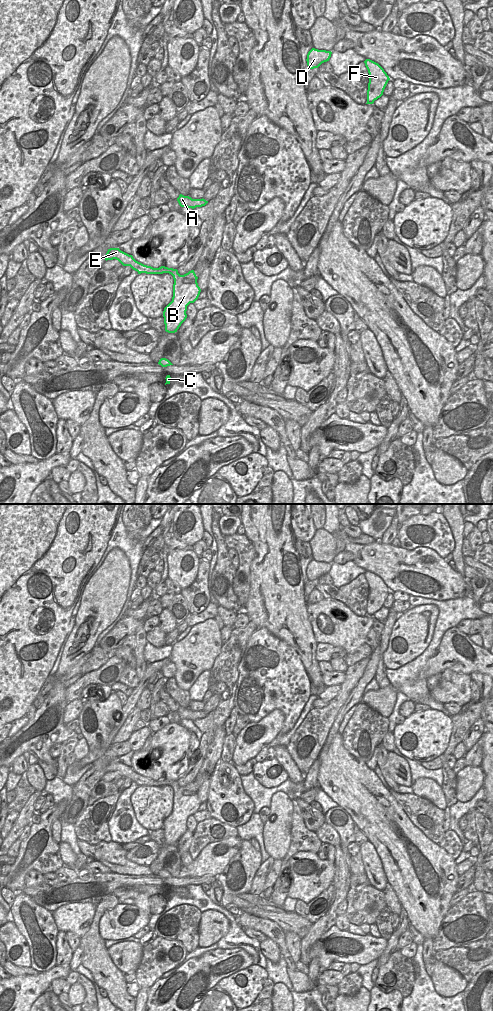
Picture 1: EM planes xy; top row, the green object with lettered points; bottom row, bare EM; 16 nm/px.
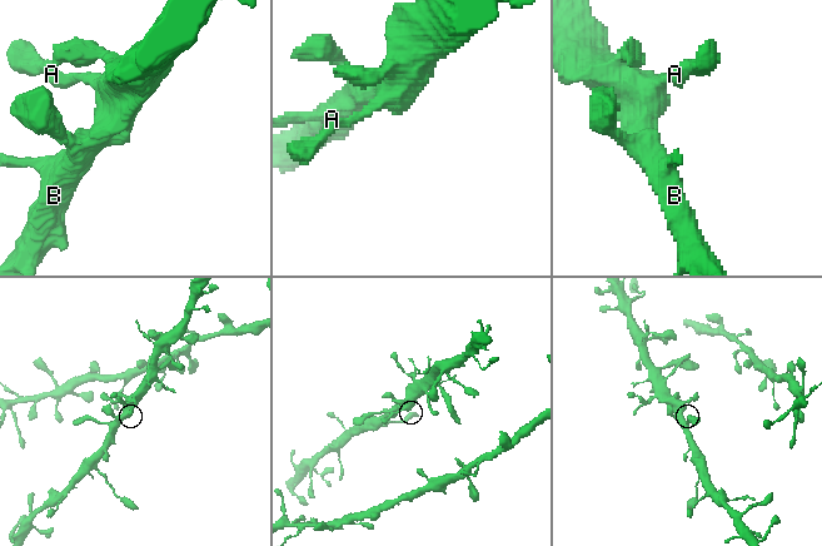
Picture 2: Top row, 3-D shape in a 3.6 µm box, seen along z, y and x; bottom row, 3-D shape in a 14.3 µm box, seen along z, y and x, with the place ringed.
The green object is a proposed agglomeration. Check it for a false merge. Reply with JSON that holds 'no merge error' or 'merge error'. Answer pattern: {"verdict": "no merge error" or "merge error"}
{"verdict": "no merge error"}

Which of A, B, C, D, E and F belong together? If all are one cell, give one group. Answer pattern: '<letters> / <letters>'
A B C D E F

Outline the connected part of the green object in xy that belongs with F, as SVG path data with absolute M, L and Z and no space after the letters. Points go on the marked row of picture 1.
M366 59L364 63L369 73L366 104L373 104L375 100L383 95L390 78L378 63L370 59Z

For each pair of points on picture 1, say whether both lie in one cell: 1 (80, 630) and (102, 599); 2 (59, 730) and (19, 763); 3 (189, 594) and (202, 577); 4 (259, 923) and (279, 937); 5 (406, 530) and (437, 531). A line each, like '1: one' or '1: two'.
1: one
2: two
3: one
4: one
5: one

